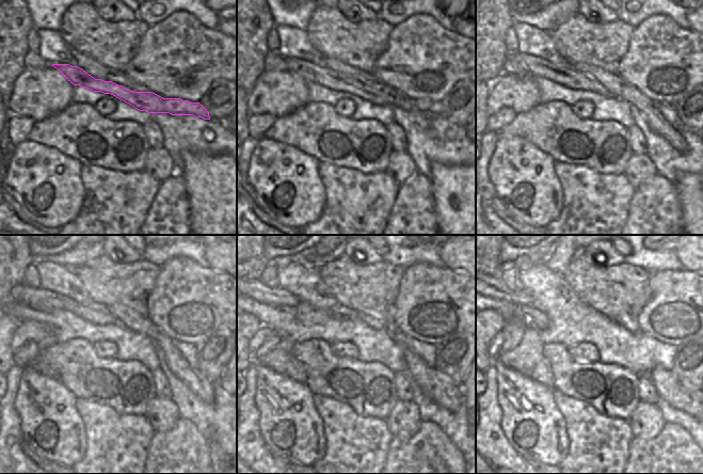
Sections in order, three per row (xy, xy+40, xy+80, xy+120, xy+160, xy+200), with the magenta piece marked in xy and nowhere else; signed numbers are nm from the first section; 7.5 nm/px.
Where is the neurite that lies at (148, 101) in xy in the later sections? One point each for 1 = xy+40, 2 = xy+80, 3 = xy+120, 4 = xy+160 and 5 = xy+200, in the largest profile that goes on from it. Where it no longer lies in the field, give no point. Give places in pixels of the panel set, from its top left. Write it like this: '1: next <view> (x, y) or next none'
1: next xy+40 (318, 74)
2: next xy+80 (566, 76)
3: next xy+120 (43, 300)
4: next xy+160 (258, 291)
5: next xy+200 (497, 289)

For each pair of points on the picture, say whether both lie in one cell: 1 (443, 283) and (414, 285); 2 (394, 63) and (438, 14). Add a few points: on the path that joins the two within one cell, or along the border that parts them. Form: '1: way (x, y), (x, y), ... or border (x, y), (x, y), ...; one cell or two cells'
1: way (435, 285), (421, 285); one cell
2: border (411, 15), (427, 13), (445, 27), (451, 28); two cells

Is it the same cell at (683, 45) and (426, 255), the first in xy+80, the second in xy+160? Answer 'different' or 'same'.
different

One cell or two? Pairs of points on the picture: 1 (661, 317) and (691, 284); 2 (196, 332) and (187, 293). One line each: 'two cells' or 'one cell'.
1: one cell
2: one cell

